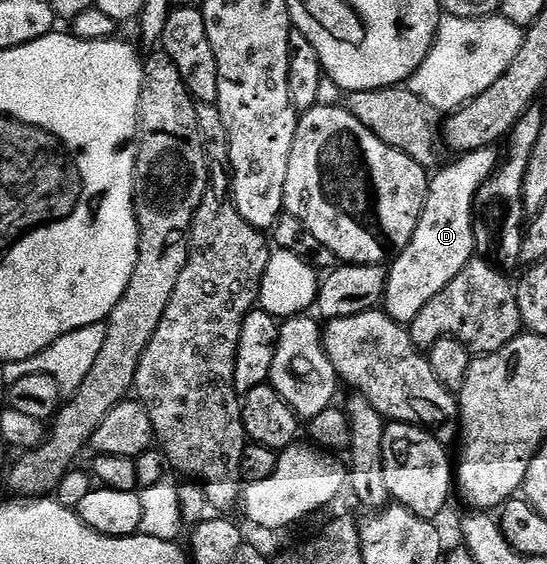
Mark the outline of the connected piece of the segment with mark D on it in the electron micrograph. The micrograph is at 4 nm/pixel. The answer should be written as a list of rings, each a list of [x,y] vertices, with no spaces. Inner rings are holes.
[[[488,148],[464,154],[456,157],[452,166],[434,171],[436,174],[433,174],[427,187],[427,199],[421,212],[421,220],[417,224],[417,232],[413,232],[413,240],[409,240],[405,249],[395,255],[387,271],[387,286],[384,288],[381,306],[394,322],[411,323],[417,312],[421,312],[421,308],[425,308],[425,304],[429,304],[429,300],[433,300],[433,296],[437,296],[437,292],[441,292],[441,288],[445,288],[449,280],[453,280],[453,276],[457,276],[457,272],[461,272],[461,268],[465,268],[465,264],[476,253],[475,220],[479,189],[484,182],[491,179],[491,173],[501,161],[500,151],[499,154],[497,151],[498,149]]]

